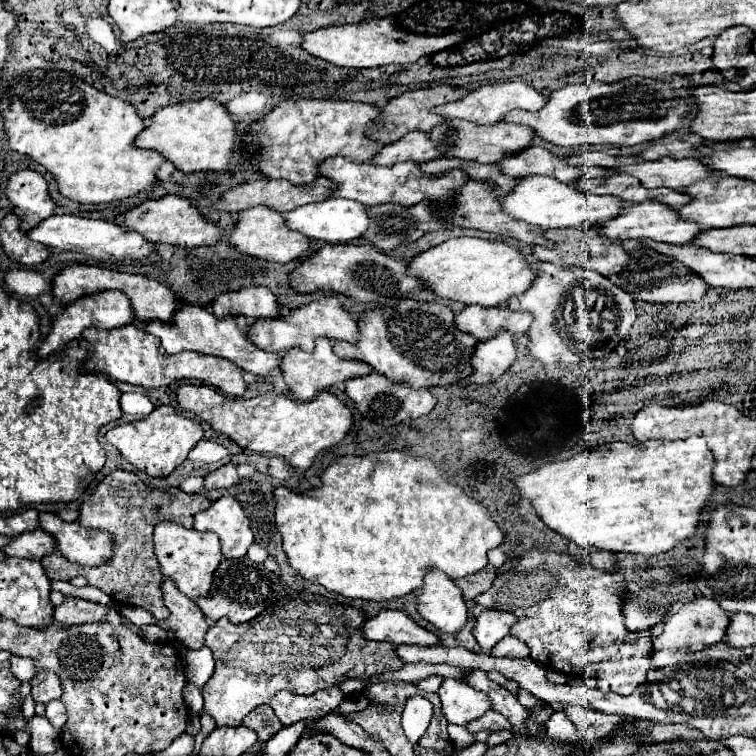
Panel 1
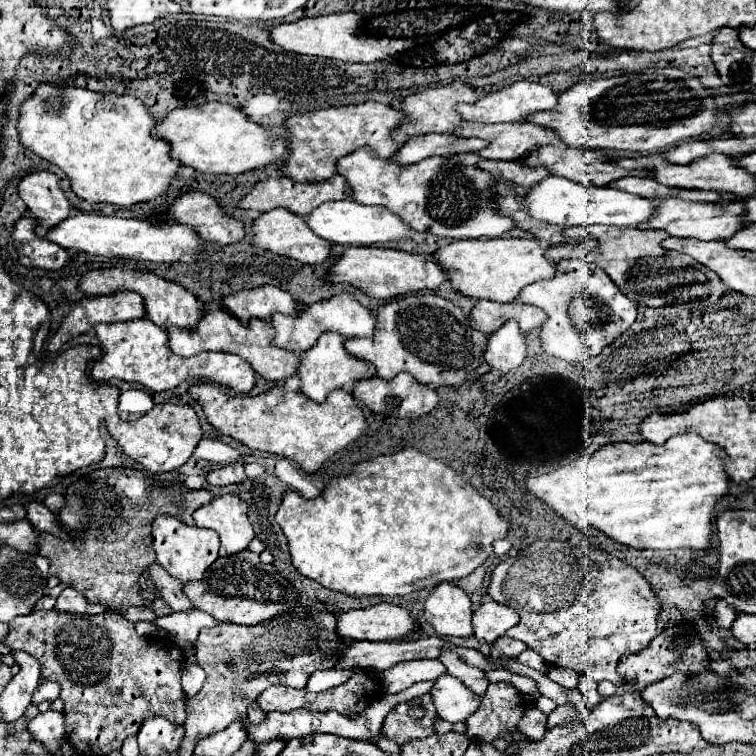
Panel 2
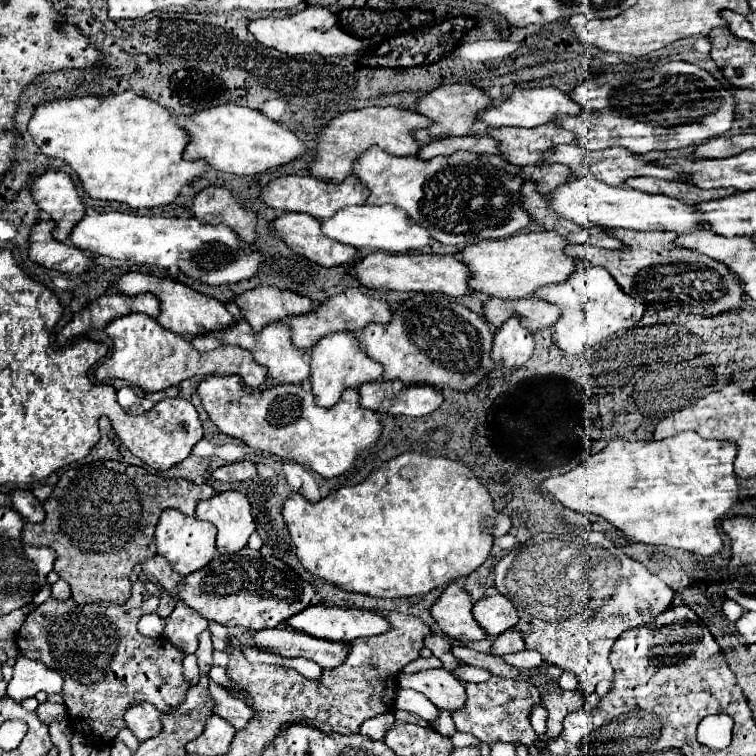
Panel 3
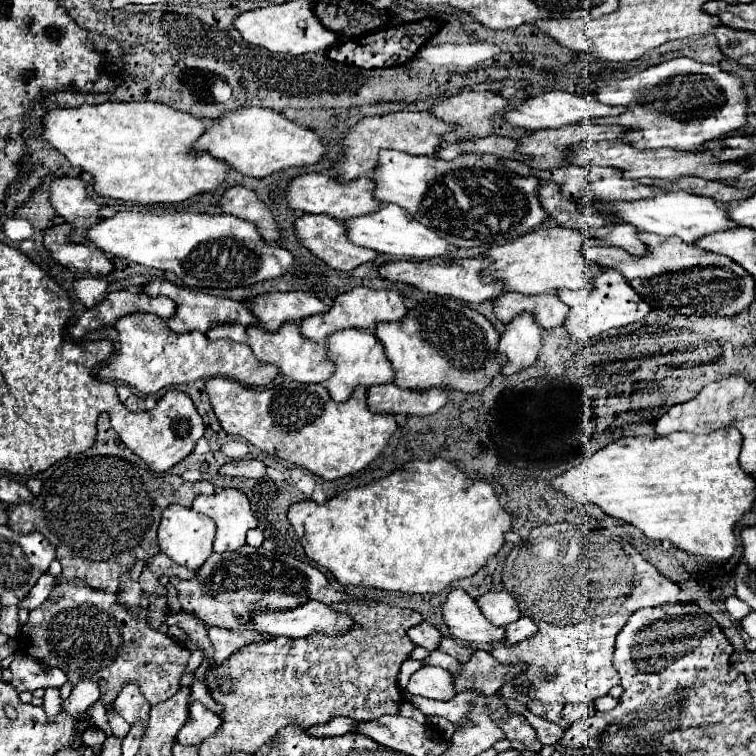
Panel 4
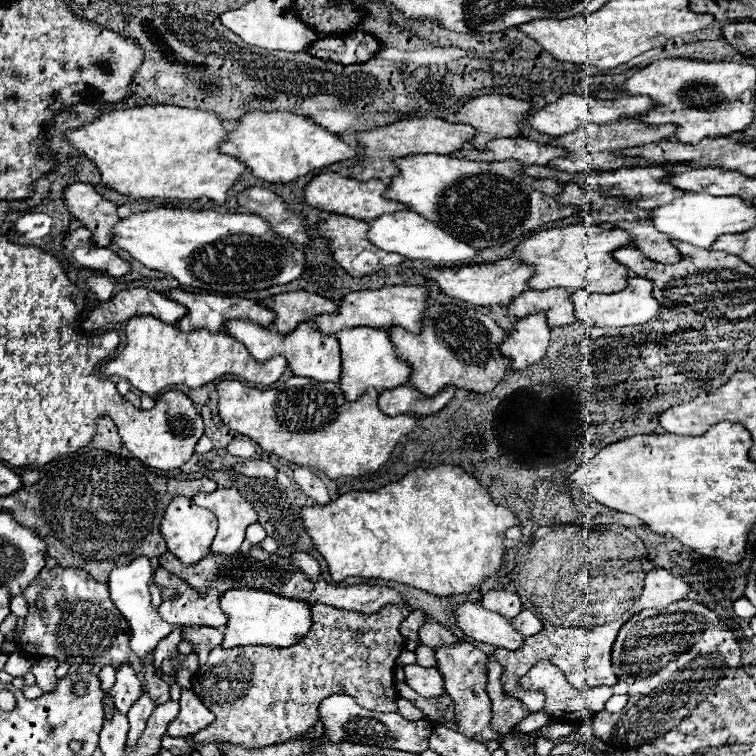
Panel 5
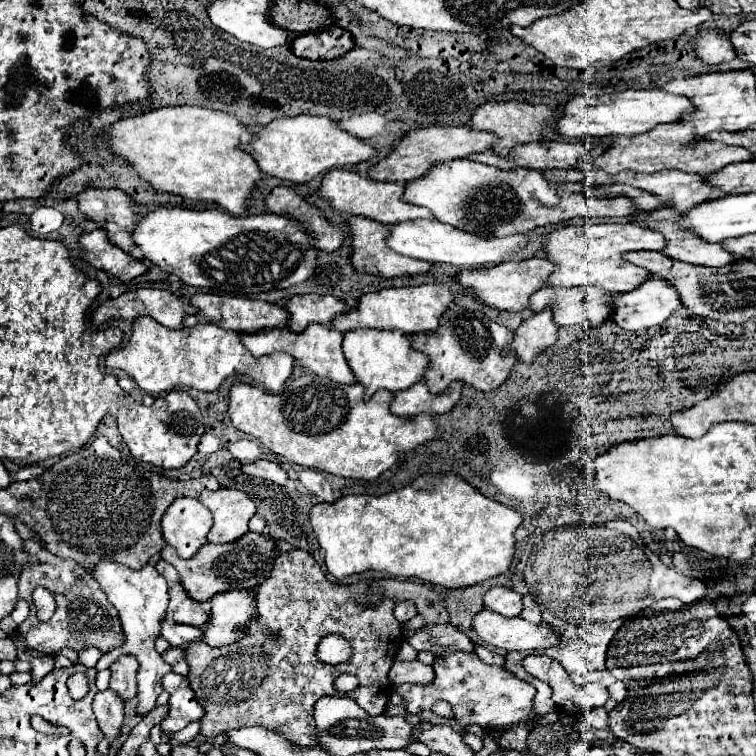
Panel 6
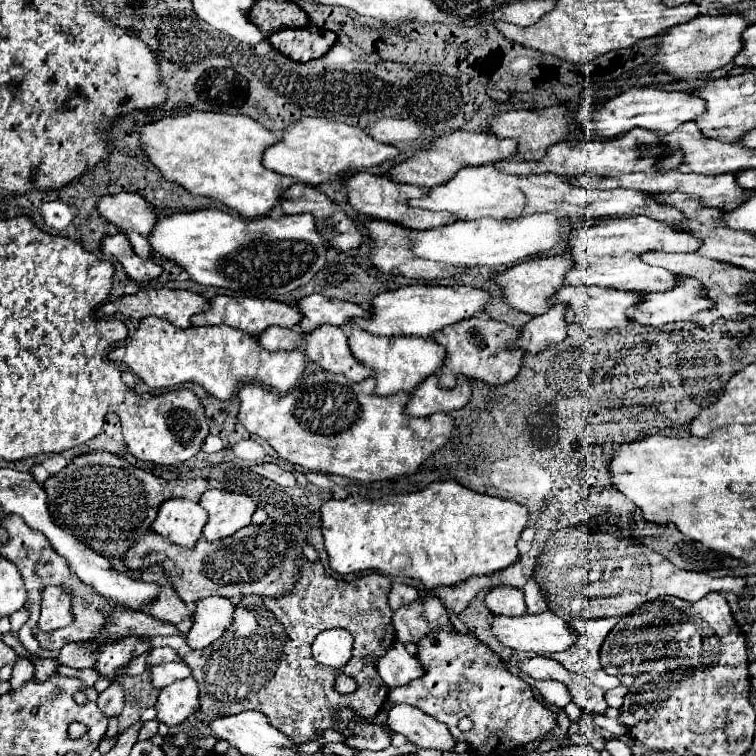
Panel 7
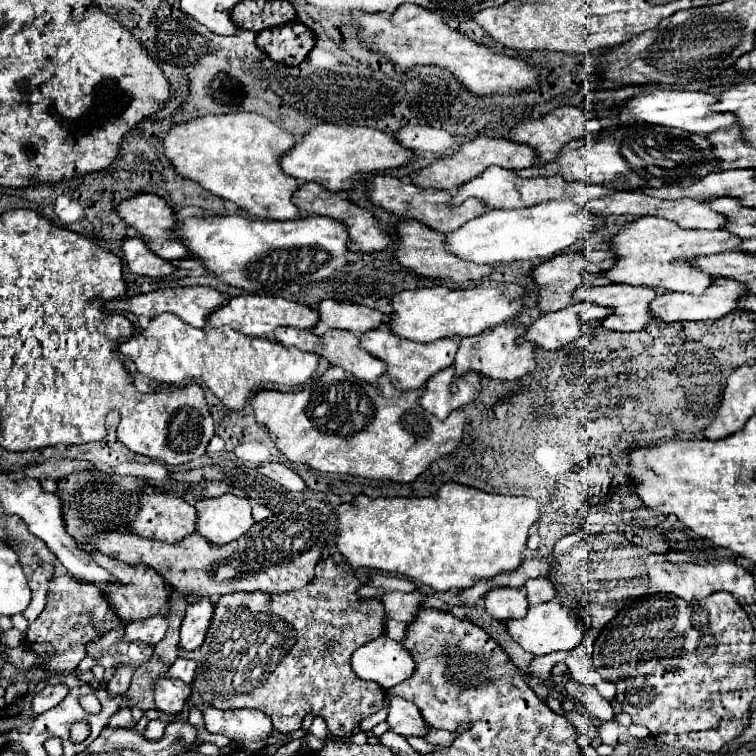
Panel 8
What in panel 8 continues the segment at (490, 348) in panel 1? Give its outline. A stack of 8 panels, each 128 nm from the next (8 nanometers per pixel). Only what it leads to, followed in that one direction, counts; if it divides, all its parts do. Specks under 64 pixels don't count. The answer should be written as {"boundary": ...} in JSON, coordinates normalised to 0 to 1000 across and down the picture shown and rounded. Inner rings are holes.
{"boundary":[[[762,399],[746,410],[717,415],[709,426],[701,429],[701,434],[693,442],[693,450],[712,455],[720,463],[738,463],[770,442],[767,439],[770,418],[772,423],[778,423],[780,437],[786,437],[788,431],[794,431],[796,421],[804,415],[807,415],[807,407]]]}

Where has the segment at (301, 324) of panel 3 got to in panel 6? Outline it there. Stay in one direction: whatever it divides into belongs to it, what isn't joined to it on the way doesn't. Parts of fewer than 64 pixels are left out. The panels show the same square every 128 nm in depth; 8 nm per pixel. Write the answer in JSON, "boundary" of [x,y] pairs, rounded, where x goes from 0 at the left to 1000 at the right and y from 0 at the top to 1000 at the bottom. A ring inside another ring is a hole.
{"boundary":[[[558,376],[537,381],[511,381],[495,389],[481,389],[474,397],[474,405],[458,415],[444,418],[437,431],[460,439],[468,434],[500,434],[500,437],[529,437],[534,442],[550,439],[574,439],[579,434],[579,421],[598,402],[595,381],[585,376]]]}

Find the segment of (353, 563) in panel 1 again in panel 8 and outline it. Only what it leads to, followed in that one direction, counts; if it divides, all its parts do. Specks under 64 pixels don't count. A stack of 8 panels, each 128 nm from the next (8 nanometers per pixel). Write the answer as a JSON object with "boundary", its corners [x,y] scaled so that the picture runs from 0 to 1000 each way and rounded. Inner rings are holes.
{"boundary":[[[590,638],[582,648],[579,648],[579,659],[487,659],[481,653],[471,656],[466,664],[450,667],[442,680],[447,683],[447,704],[444,704],[444,725],[447,730],[455,735],[455,741],[466,749],[466,751],[495,751],[495,754],[505,754],[505,757],[526,757],[532,762],[548,765],[561,770],[563,775],[571,775],[571,780],[614,780],[622,778],[630,767],[635,765],[651,765],[661,757],[675,757],[683,754],[690,746],[690,730],[696,725],[696,714],[698,714],[698,698],[712,688],[712,664],[696,656],[659,656],[659,653],[646,653],[630,646],[619,646],[611,643],[606,638]]]}

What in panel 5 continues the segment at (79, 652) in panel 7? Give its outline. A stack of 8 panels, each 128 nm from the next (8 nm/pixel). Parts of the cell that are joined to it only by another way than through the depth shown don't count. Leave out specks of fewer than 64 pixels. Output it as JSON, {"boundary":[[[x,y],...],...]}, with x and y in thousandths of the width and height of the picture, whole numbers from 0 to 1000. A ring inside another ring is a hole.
{"boundary":[[[399,730],[386,733],[386,746],[394,746],[397,754],[407,765],[413,765],[413,767],[421,767],[423,765],[423,749],[421,749],[421,743],[410,733],[399,733]],[[415,799],[415,828],[389,854],[317,854],[302,860],[283,857],[275,873],[278,892],[270,892],[270,884],[265,884],[254,897],[254,913],[270,929],[270,934],[286,944],[286,952],[275,963],[262,968],[257,979],[262,984],[304,981],[320,989],[347,989],[378,981],[384,976],[399,974],[407,963],[413,963],[421,955],[421,934],[426,923],[439,918],[460,918],[484,939],[526,942],[521,881],[526,865],[537,854],[537,847],[529,839],[529,825],[534,815],[540,815],[540,810],[542,802],[537,799],[511,799],[508,804],[503,804],[503,810],[495,812],[460,810],[431,799]]]}

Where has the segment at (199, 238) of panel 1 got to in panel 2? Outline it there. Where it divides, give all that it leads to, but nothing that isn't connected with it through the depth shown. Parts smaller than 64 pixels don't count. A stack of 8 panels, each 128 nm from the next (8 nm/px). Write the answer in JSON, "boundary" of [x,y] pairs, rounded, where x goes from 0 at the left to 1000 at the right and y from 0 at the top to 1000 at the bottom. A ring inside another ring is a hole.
{"boundary":[[[270,254],[235,259],[220,278],[220,288],[254,299],[270,320],[310,323],[323,312],[320,294],[299,286],[288,267]]]}

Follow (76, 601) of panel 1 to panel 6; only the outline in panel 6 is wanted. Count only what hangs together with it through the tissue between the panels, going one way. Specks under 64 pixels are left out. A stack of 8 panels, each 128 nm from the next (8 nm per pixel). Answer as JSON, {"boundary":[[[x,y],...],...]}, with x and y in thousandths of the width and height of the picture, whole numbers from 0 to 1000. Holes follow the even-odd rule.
{"boundary":[[[24,794],[24,796],[21,796],[21,804],[16,807],[13,815],[19,817],[21,825],[29,825],[29,823],[34,820],[34,815],[37,815],[37,807],[40,807],[40,804],[37,804],[37,796],[34,796],[34,794]]]}

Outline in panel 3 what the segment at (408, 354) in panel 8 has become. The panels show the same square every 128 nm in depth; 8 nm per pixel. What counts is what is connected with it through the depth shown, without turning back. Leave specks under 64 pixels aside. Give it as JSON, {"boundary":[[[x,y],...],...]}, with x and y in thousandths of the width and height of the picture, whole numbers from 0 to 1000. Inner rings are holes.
{"boundary":[[[442,439],[429,447],[410,463],[413,479],[410,479],[410,508],[413,521],[418,524],[418,534],[442,537],[450,529],[450,521],[455,513],[476,513],[484,505],[503,503],[508,487],[487,474],[474,460],[474,447],[468,439]]]}

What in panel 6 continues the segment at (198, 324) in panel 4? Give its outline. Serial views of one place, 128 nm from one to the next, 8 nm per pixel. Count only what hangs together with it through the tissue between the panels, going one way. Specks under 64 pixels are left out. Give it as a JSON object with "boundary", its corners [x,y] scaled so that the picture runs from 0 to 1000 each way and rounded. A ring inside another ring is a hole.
{"boundary":[[[259,389],[251,394],[251,402],[262,407],[262,415],[246,418],[243,431],[259,431],[262,426],[278,426],[296,437],[310,439],[341,439],[352,434],[378,434],[381,413],[368,402],[354,402],[347,397],[328,397],[312,392],[291,392],[291,389]]]}

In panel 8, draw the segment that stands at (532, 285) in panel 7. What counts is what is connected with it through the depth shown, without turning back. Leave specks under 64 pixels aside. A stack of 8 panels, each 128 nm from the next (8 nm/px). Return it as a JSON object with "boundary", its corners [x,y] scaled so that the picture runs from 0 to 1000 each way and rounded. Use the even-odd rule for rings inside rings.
{"boundary":[[[799,331],[783,333],[783,344],[775,341],[772,336],[741,336],[741,339],[733,339],[730,344],[717,347],[714,352],[706,354],[706,360],[701,360],[701,365],[714,386],[712,389],[712,410],[714,413],[735,413],[735,410],[743,410],[743,407],[759,402],[762,397],[757,394],[757,386],[762,381],[767,381],[775,370],[794,368],[810,352],[810,347],[812,347],[810,339]],[[775,357],[783,357],[783,362],[775,362]]]}

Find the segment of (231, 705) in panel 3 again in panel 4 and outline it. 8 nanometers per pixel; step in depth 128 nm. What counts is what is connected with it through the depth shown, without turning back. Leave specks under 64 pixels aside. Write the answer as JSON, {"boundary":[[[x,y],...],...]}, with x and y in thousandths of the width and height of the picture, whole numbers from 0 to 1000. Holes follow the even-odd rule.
{"boundary":[[[270,873],[270,876],[265,878],[265,884],[259,886],[259,892],[257,892],[257,905],[254,905],[254,926],[270,931],[272,937],[278,937],[283,944],[291,947],[296,939],[291,937],[291,931],[286,931],[286,926],[280,926],[272,905],[270,905],[270,894],[272,894],[275,884],[278,884],[278,878],[275,878],[275,873]]]}

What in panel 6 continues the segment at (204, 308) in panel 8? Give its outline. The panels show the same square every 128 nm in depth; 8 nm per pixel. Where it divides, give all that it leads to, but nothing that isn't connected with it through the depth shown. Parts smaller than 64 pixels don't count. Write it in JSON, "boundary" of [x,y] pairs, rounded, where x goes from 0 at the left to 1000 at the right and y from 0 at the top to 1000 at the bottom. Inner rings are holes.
{"boundary":[[[185,381],[169,384],[159,394],[138,399],[124,413],[124,426],[132,429],[146,421],[180,423],[185,418],[201,418],[220,434],[238,434],[243,418],[249,415],[259,415],[259,407],[254,407],[249,399],[241,399],[233,389],[220,384]]]}

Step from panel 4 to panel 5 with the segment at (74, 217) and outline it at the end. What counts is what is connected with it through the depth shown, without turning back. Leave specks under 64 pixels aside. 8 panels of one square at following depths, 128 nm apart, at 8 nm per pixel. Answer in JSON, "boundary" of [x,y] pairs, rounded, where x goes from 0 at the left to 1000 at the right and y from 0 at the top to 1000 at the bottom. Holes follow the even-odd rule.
{"boundary":[[[114,241],[90,243],[82,262],[93,283],[122,307],[122,320],[127,325],[146,325],[148,299],[159,291],[153,286],[153,270],[135,262],[124,246]]]}

